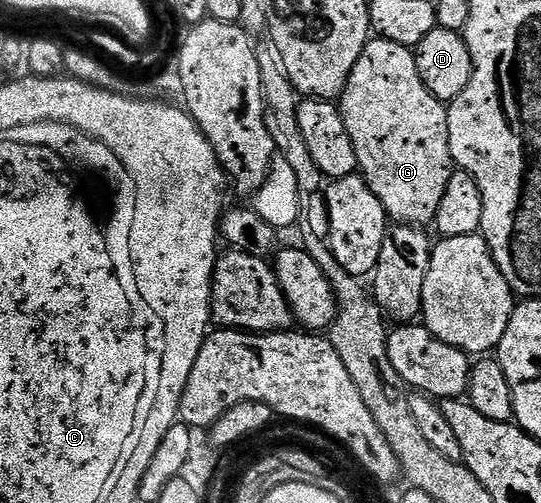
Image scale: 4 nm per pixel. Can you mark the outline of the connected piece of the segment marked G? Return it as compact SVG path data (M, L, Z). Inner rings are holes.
M370 38L363 53L359 53L359 61L355 61L355 69L351 69L345 91L339 97L339 106L343 125L347 125L347 133L351 133L351 141L355 145L360 174L371 193L379 197L386 216L394 224L432 224L437 218L439 201L443 201L443 193L447 191L447 181L451 181L455 164L449 148L446 104L440 103L429 92L427 85L423 85L416 54L403 45L395 45L395 41Z

